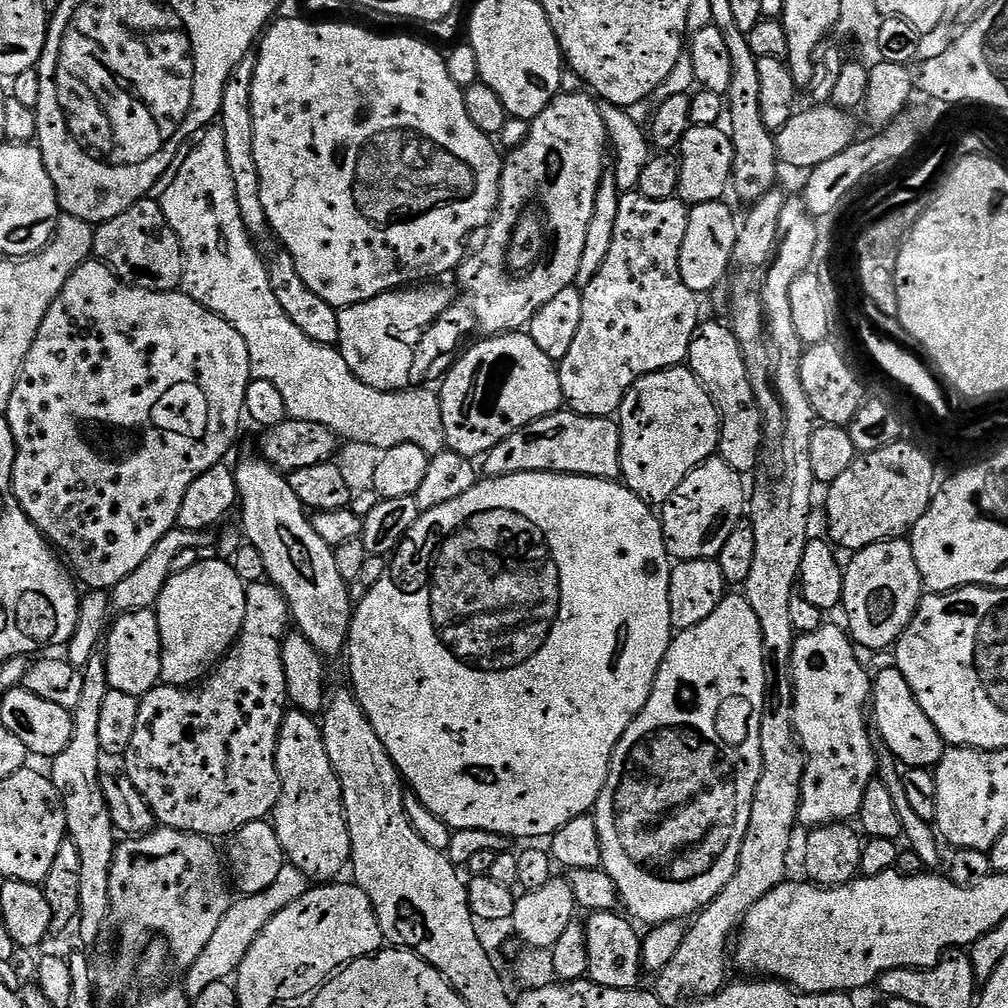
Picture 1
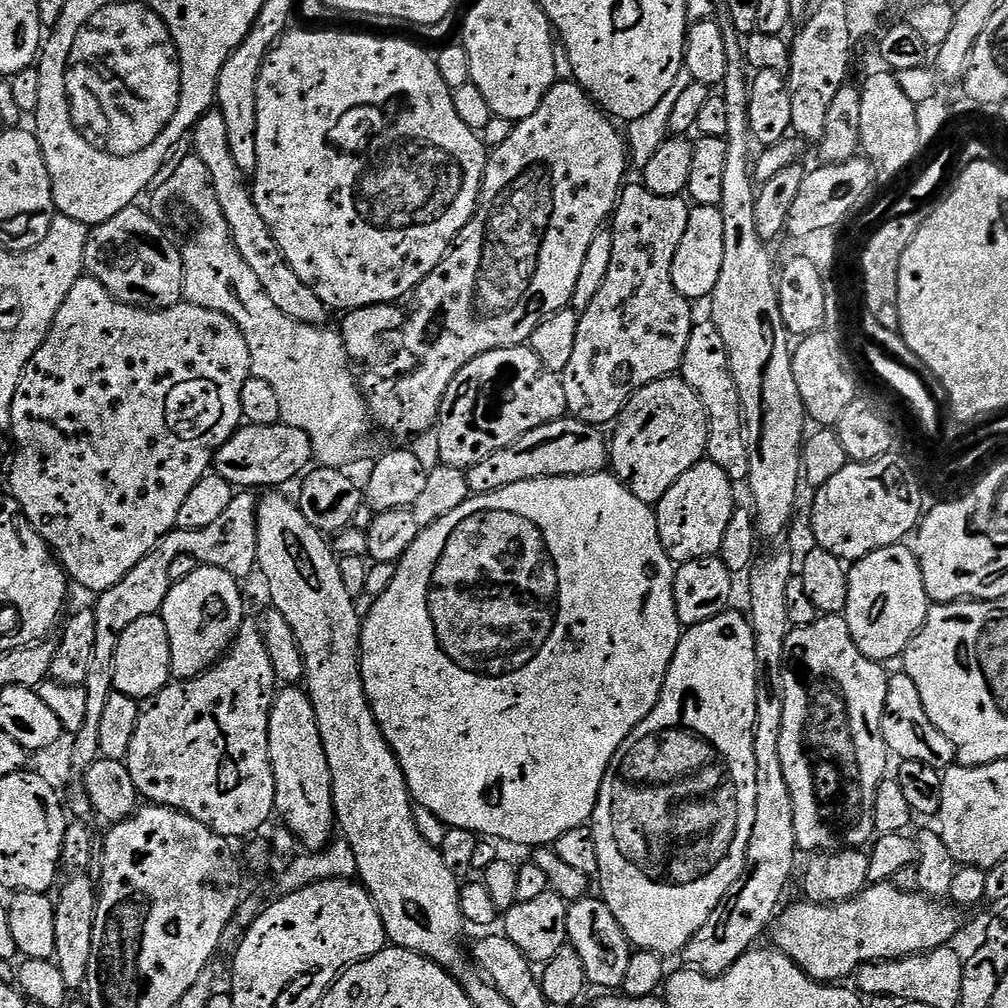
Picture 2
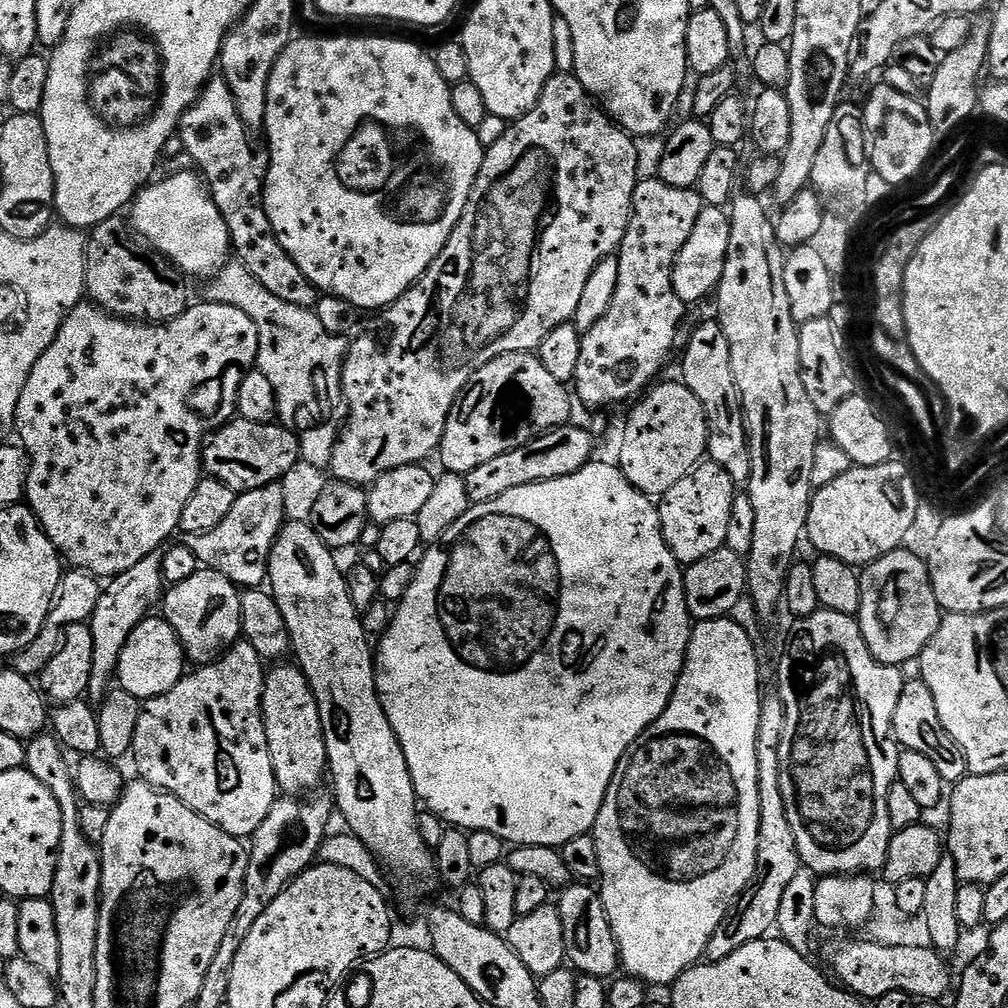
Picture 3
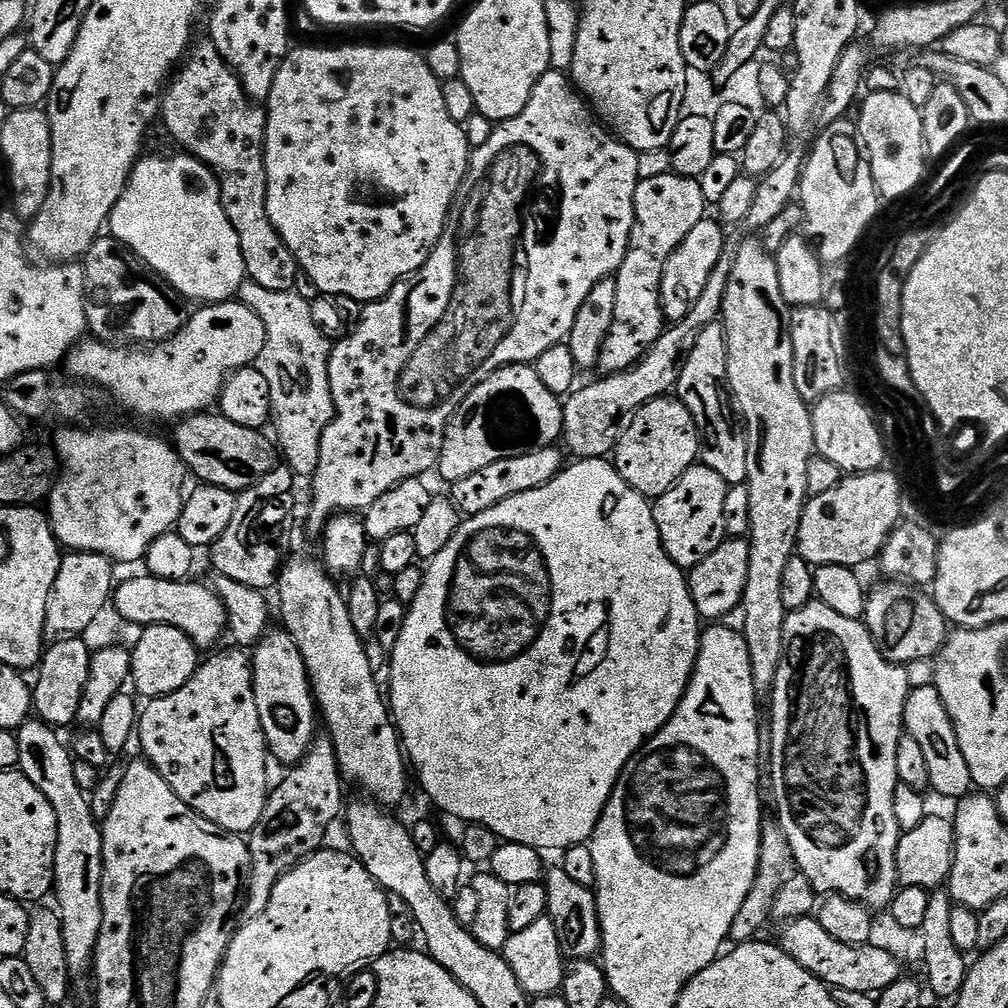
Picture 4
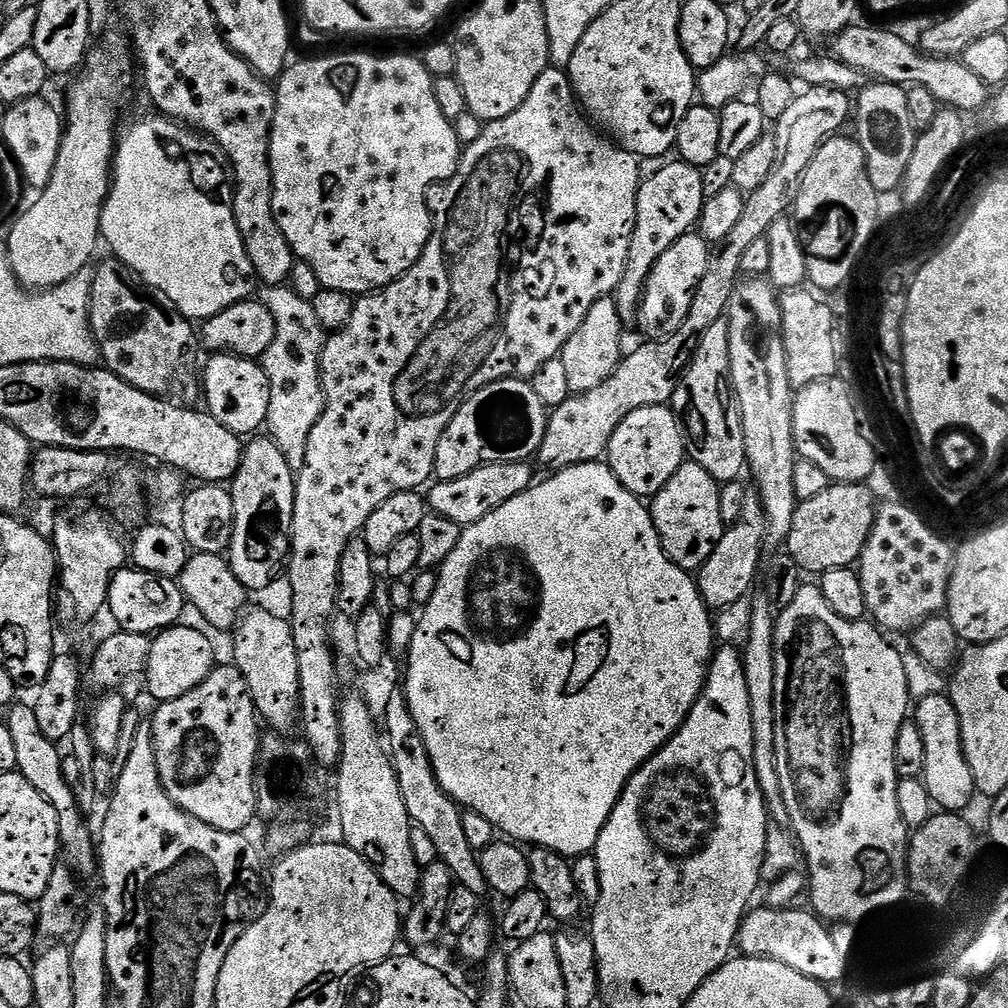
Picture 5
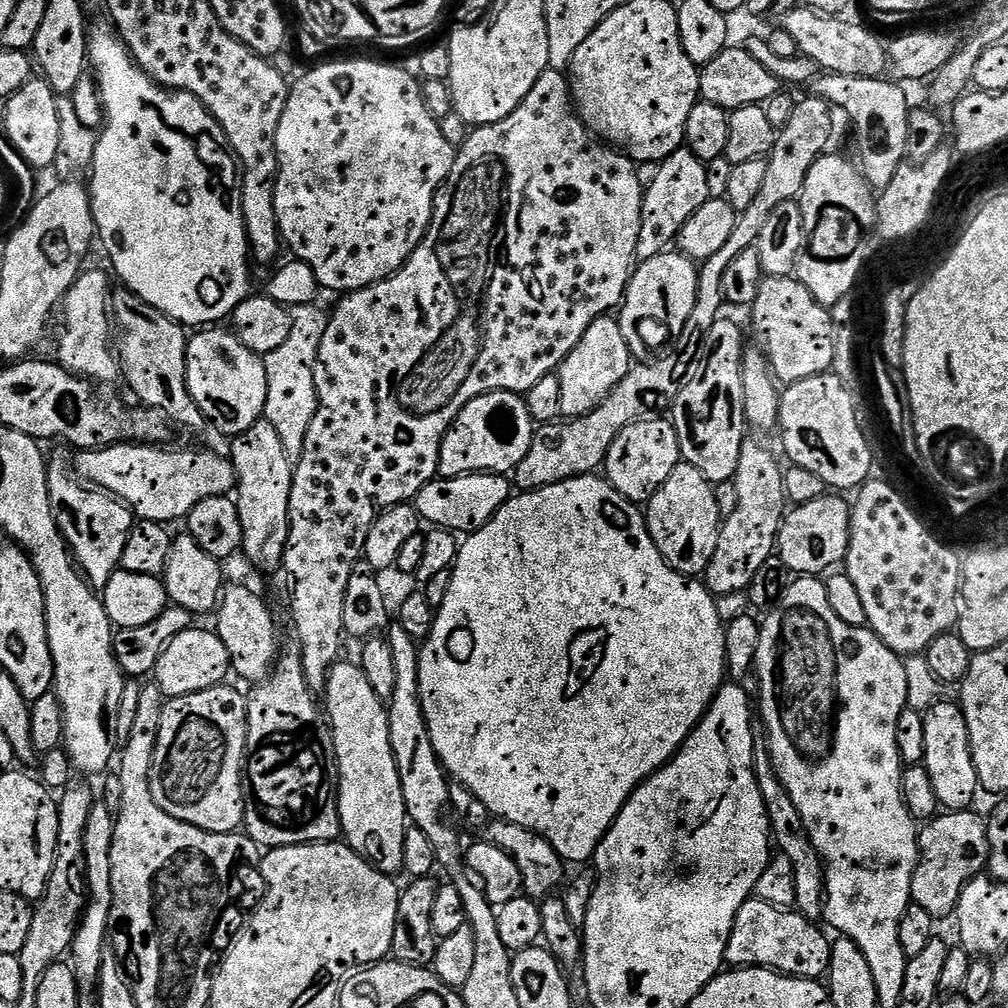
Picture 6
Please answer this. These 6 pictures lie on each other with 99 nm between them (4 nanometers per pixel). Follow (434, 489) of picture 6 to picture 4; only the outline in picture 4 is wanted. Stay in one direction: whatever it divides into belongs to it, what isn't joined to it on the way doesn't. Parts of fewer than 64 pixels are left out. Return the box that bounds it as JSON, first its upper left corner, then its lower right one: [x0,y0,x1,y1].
[451,446,566,517]

